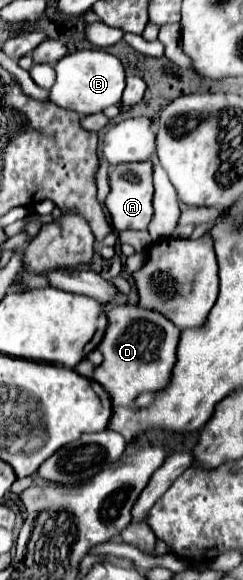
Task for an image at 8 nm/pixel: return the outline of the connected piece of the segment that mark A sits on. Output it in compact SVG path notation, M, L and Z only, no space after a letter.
M151 161L143 163L121 163L113 169L109 185L111 193L105 199L105 207L111 215L113 227L117 231L125 229L147 229L153 219L153 181L151 181Z

